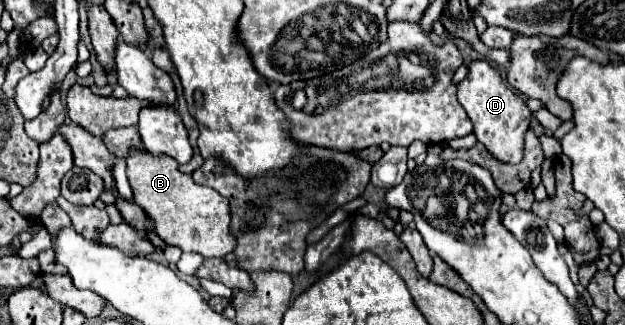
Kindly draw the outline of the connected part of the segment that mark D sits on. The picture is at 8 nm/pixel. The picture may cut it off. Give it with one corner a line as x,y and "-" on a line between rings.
472,60
468,64
468,76
458,84
458,102
472,120
478,142
482,142
494,158
508,164
518,164
522,160
522,138
530,128
532,112
524,98
510,88
492,64
486,60

